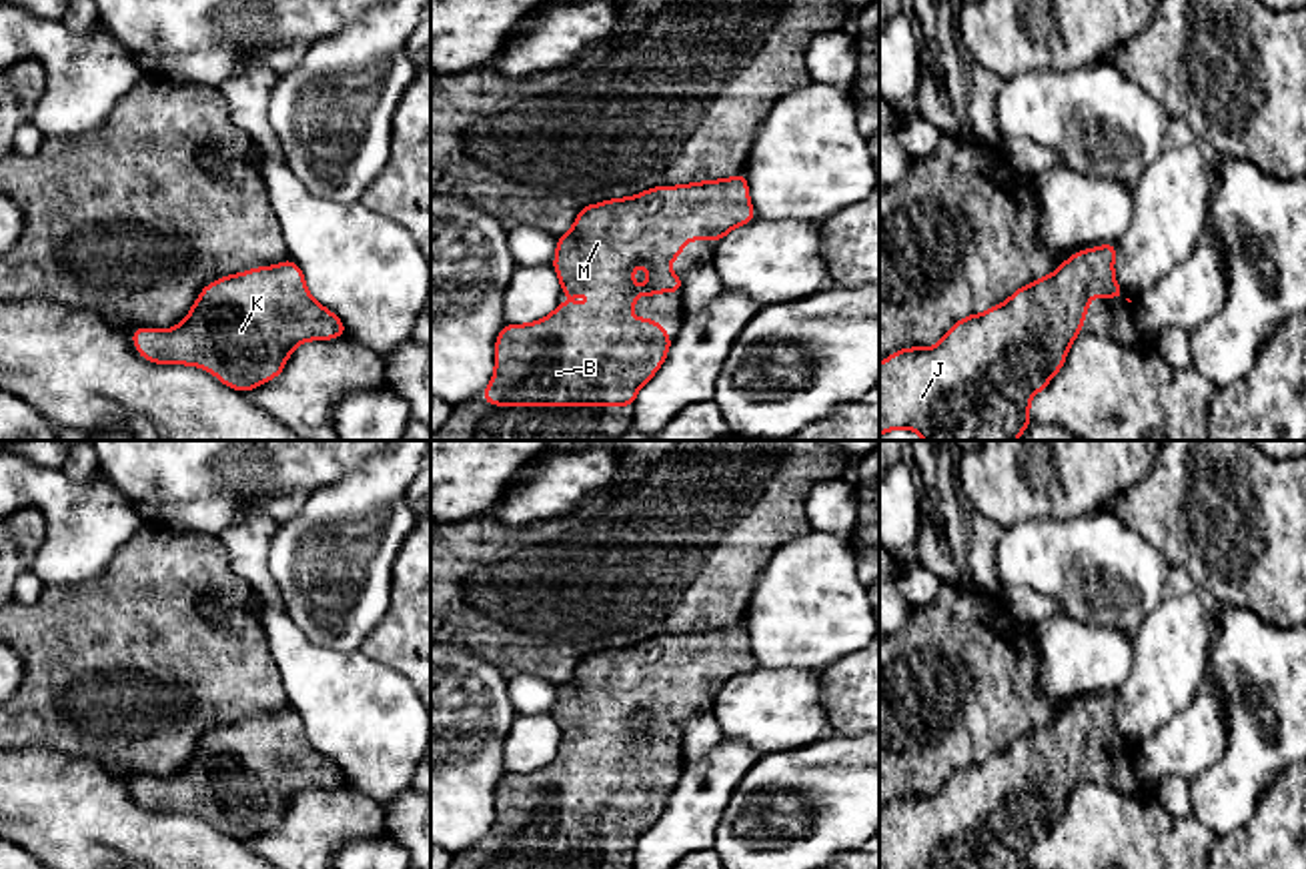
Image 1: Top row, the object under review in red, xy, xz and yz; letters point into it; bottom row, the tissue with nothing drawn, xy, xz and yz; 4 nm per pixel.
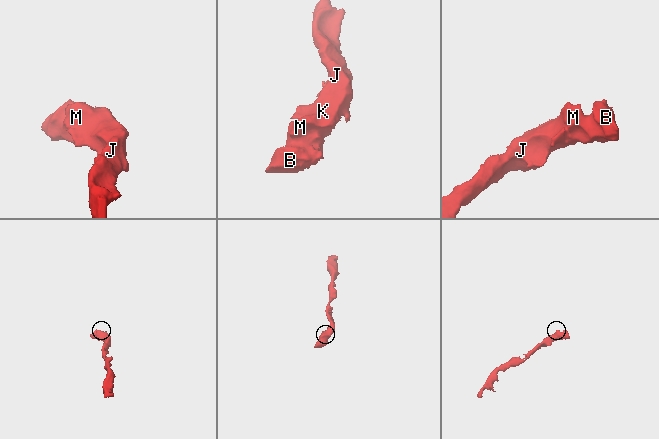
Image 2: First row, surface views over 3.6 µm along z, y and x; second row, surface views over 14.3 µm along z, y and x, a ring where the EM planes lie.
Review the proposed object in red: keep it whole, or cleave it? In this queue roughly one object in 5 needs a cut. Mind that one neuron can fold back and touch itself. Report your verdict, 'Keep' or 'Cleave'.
Keep

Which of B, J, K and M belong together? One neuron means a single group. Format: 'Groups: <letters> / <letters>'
Groups: B J K M

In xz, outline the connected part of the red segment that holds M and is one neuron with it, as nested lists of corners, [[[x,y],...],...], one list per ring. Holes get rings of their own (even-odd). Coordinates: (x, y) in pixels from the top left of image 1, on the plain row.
[[[743,619],[725,629],[657,635],[629,647],[585,655],[573,677],[557,687],[553,717],[563,745],[593,743],[593,753],[561,753],[531,773],[505,773],[495,793],[495,823],[481,847],[495,855],[629,855],[639,837],[661,817],[671,787],[653,767],[635,767],[629,757],[657,741],[677,741],[683,729],[669,711],[685,689],[719,691],[729,679],[751,671]],[[645,713],[649,727],[635,745],[633,717]]]

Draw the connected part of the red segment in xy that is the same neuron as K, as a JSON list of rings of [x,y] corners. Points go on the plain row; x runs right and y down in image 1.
[[[288,707],[222,725],[200,739],[178,775],[134,777],[130,785],[150,811],[192,813],[246,841],[276,827],[300,791],[345,783],[341,767],[308,743],[302,719]]]

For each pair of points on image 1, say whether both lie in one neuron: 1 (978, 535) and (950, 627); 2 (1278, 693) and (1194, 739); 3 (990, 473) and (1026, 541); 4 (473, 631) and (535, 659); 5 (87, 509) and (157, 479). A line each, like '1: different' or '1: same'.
1: different
2: different
3: different
4: same
5: different

